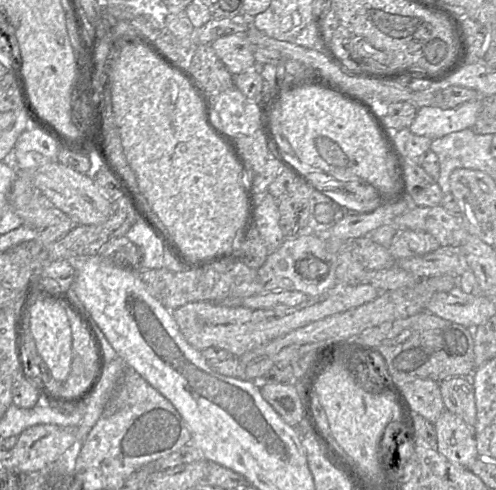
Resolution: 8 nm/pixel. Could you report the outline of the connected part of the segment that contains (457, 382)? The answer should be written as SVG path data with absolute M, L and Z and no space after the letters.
M450 377L439 381L446 410L461 417L469 426L476 424L475 391L470 377Z

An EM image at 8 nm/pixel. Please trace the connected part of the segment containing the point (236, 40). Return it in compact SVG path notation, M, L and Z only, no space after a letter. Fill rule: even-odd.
M246 33L220 37L211 46L233 76L246 70L258 69L254 51L260 46L252 44Z

